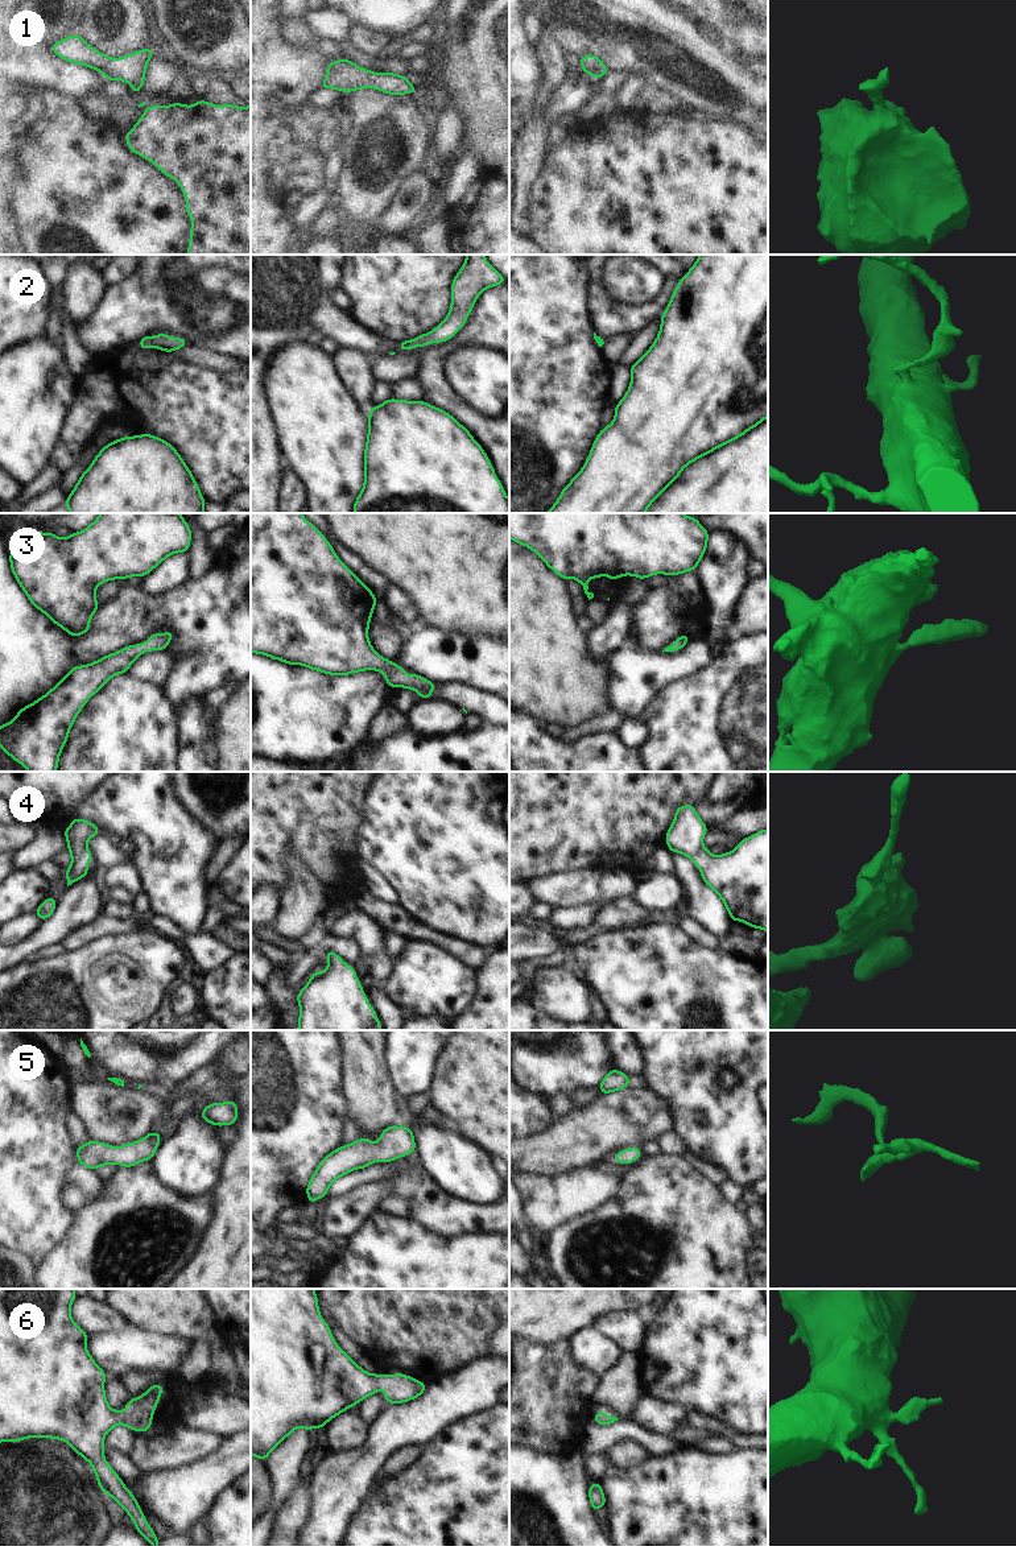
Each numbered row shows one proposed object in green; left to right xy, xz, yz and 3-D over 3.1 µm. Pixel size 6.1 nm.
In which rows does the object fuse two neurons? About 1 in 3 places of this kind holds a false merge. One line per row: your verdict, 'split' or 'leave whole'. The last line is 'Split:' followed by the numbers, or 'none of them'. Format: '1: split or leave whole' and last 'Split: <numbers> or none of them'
1: leave whole
2: leave whole
3: leave whole
4: leave whole
5: leave whole
6: leave whole
Split: none of them

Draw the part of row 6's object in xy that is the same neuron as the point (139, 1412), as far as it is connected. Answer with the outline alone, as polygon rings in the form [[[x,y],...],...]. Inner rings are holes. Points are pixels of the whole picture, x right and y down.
[[[0,1289],[0,1442],[11,1443],[26,1438],[63,1439],[91,1467],[102,1492],[110,1495],[133,1520],[137,1531],[152,1545],[160,1541],[132,1492],[104,1459],[104,1437],[116,1425],[125,1425],[129,1430],[145,1433],[150,1423],[162,1384],[152,1385],[143,1396],[127,1402],[125,1410],[112,1410],[104,1393],[106,1373],[90,1356],[86,1347],[87,1334],[73,1322],[70,1306],[77,1298],[74,1289]]]

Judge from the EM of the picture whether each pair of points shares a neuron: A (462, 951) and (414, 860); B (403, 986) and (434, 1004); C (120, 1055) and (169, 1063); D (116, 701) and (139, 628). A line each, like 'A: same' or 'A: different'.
A: different
B: same
C: same
D: different

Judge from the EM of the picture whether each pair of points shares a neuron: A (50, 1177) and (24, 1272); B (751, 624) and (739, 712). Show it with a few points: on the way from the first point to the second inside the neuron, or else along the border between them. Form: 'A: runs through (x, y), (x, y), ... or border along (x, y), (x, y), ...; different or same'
A: border along (13, 1249), (25, 1255), (36, 1265); different
B: border along (735, 633), (754, 635); different

